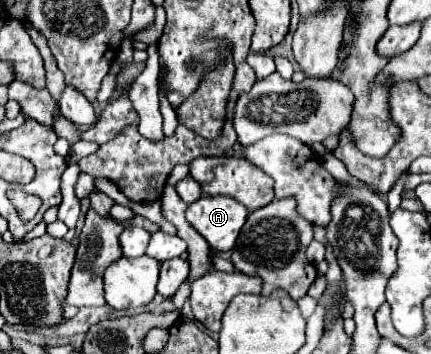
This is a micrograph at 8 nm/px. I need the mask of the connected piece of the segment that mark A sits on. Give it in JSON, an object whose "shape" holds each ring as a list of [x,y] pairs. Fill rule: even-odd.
{"shape":[[[202,195],[186,209],[186,219],[216,251],[230,251],[248,217],[246,207],[232,197]]]}

